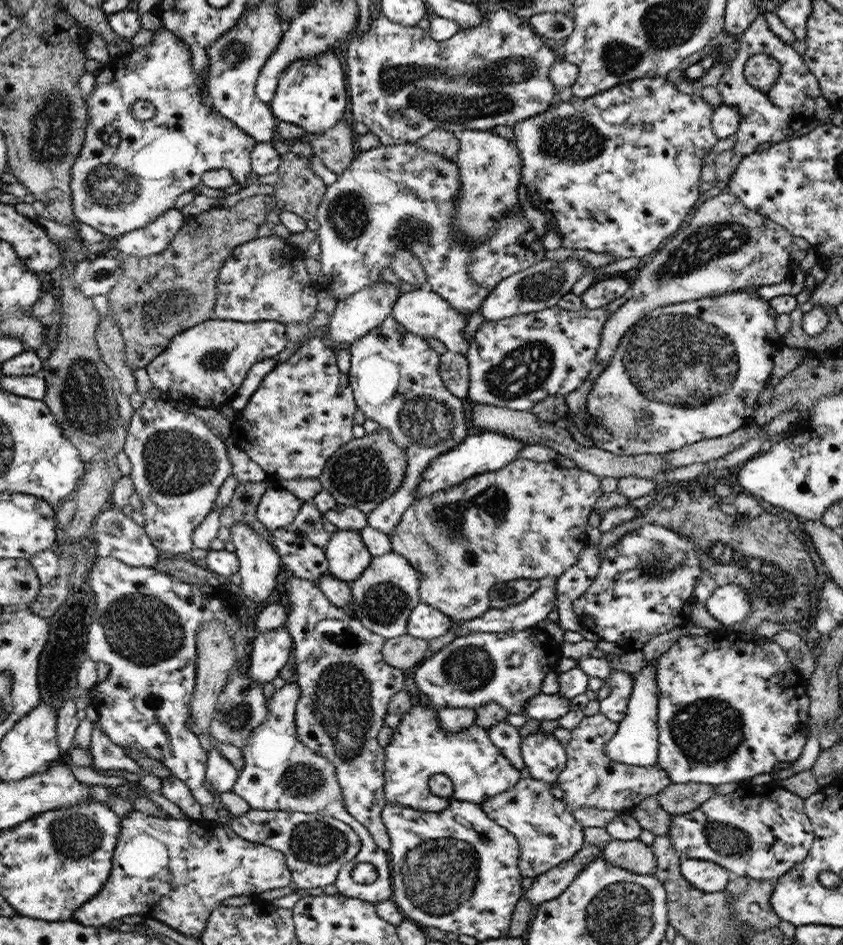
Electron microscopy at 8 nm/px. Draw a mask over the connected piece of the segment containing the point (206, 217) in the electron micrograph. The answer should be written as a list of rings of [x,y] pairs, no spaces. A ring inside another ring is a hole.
[[[250,196],[240,200],[231,208],[217,206],[207,212],[189,216],[173,242],[162,252],[152,257],[129,257],[115,255],[122,260],[120,281],[107,292],[109,310],[114,323],[120,326],[124,339],[126,365],[134,372],[137,368],[145,368],[169,348],[173,337],[184,330],[210,320],[214,312],[216,300],[216,276],[218,270],[225,266],[226,258],[230,258],[235,250],[254,241],[258,227],[267,224],[268,212],[276,210],[274,196]]]

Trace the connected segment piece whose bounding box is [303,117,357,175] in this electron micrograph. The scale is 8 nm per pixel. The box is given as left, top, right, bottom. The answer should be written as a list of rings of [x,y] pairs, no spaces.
[[[350,119],[338,121],[334,128],[322,131],[322,133],[305,134],[305,140],[314,151],[313,156],[322,159],[330,171],[340,175],[354,160],[354,129]]]

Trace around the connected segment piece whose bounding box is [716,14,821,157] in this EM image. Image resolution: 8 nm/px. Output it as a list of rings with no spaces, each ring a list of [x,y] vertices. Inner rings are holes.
[[[759,14],[752,24],[738,38],[738,53],[724,69],[716,85],[722,104],[728,104],[738,110],[740,123],[734,133],[736,143],[731,150],[738,156],[748,156],[756,153],[756,148],[764,142],[771,145],[787,141],[796,134],[809,130],[810,124],[816,121],[815,114],[818,104],[816,98],[820,96],[821,88],[818,79],[808,70],[804,60],[793,46],[784,43],[768,26],[764,15]],[[754,54],[768,54],[776,59],[780,65],[780,74],[776,82],[767,91],[758,90],[746,80],[744,67],[746,60]]]

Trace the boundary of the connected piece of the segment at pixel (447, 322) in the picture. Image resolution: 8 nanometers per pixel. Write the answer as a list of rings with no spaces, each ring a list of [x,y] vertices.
[[[420,288],[402,293],[392,308],[391,317],[412,334],[440,340],[454,354],[465,356],[470,348],[469,341],[464,337],[468,316],[455,310],[446,299],[431,289]]]

